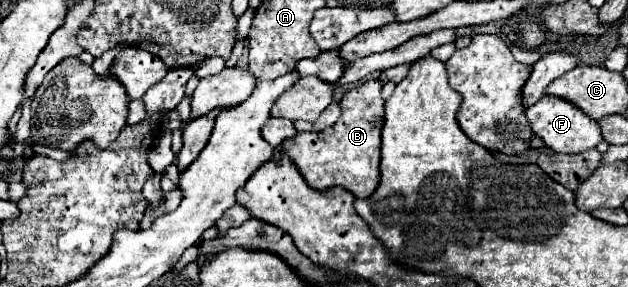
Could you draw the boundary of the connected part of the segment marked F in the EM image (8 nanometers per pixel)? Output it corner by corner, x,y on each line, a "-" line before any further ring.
544,95
536,105
526,109
526,117
534,135
538,135
544,141
544,145
554,153
582,153
586,149
594,149
602,141
598,123
594,119
588,119
578,107
564,99

